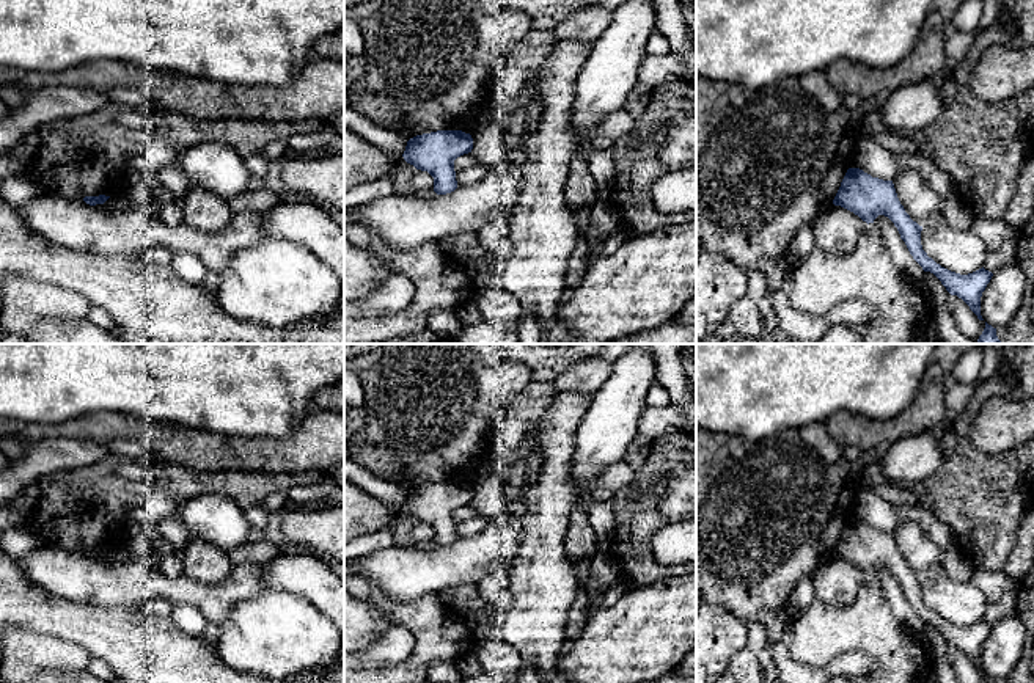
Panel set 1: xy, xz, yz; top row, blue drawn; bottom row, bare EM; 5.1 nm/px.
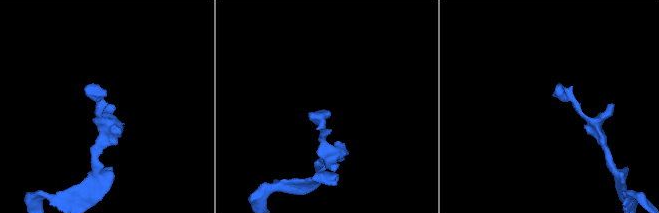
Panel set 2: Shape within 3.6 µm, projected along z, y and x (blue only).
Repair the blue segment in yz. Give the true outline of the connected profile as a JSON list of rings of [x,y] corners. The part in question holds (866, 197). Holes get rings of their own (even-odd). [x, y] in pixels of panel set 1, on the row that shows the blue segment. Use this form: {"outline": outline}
{"outline": [[[849,168],[833,204],[853,212],[867,225],[874,223],[878,215],[888,217],[922,270],[933,273],[951,295],[962,298],[977,319],[984,320],[981,316],[981,297],[993,273],[982,267],[973,273],[960,275],[929,257],[921,245],[922,226],[905,212],[893,181],[872,177],[860,168]]]}

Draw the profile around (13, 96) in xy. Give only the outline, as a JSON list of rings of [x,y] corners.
[[[0,85],[0,100],[8,105],[8,108],[17,108],[27,102],[33,89],[24,88],[20,85]]]

